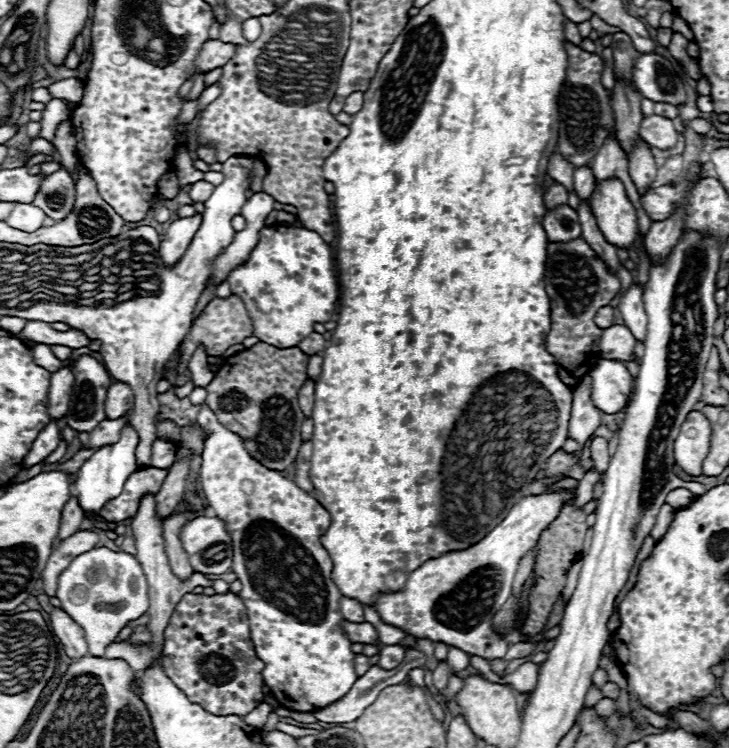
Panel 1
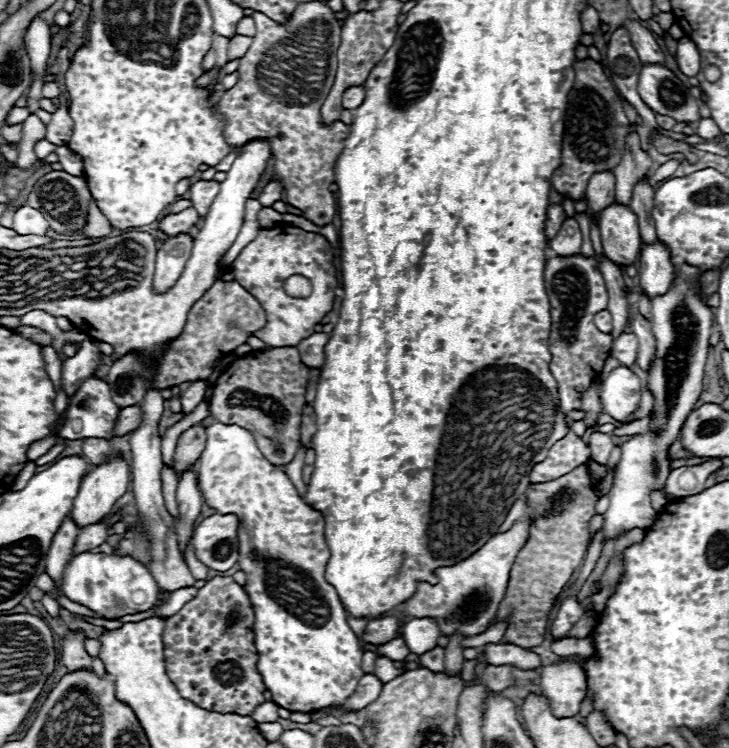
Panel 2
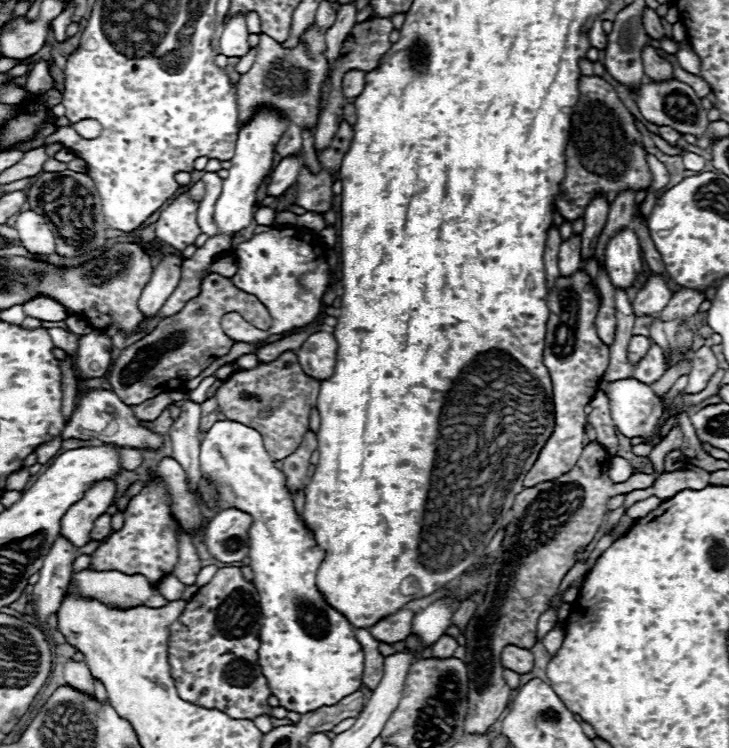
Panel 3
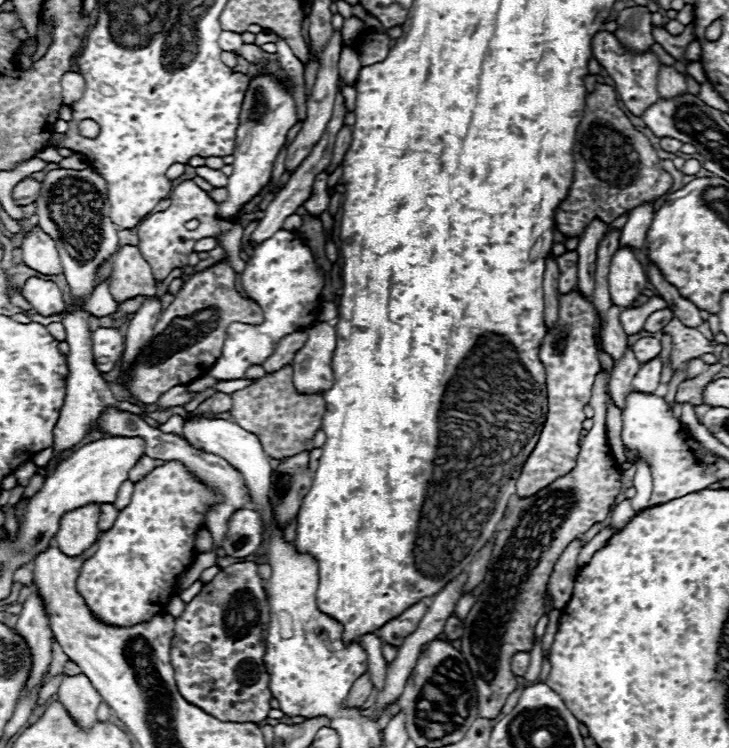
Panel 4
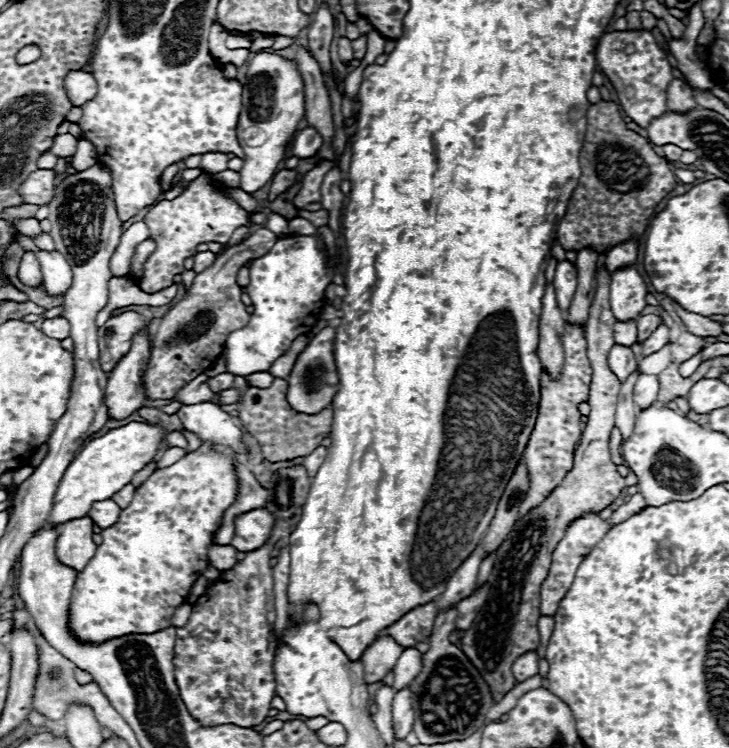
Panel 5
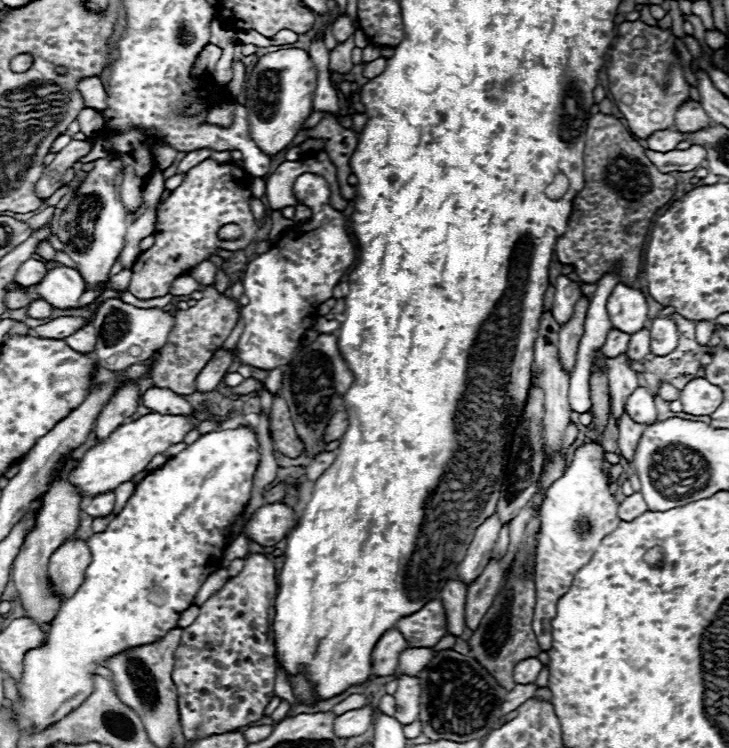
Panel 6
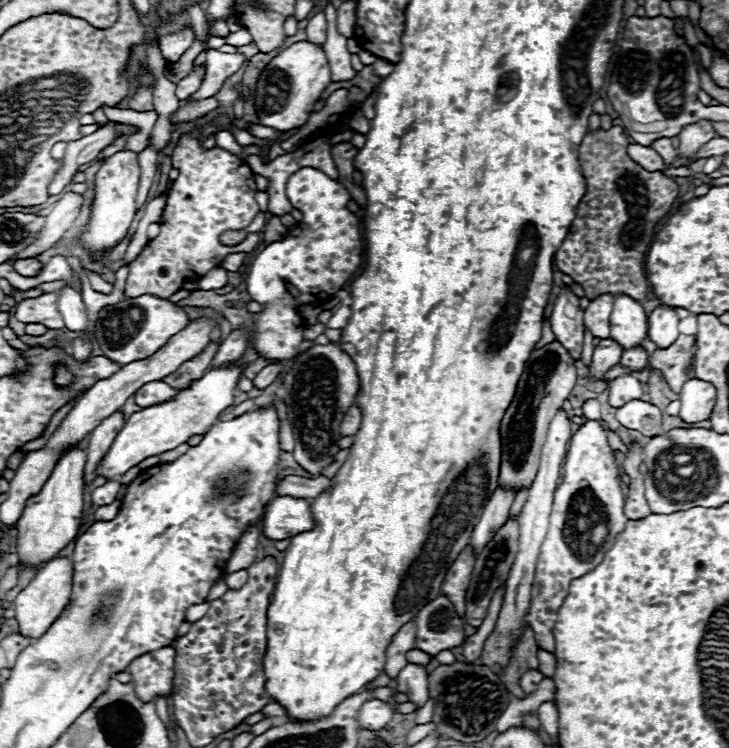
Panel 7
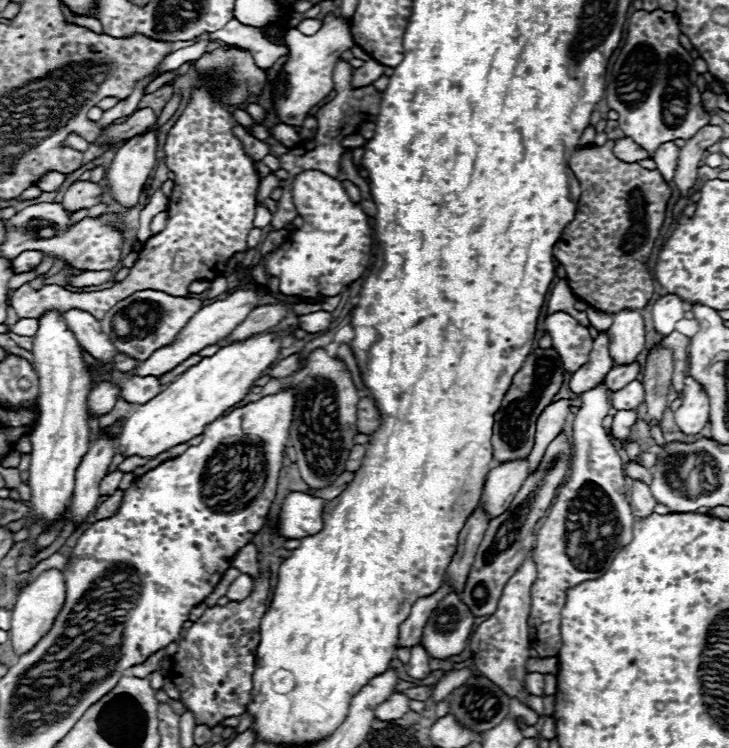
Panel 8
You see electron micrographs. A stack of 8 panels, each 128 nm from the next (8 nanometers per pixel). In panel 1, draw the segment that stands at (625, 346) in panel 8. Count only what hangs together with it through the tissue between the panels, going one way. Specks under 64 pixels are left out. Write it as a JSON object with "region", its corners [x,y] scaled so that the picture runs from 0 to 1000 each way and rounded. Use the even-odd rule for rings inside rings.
{"region":[[[850,238],[818,246],[809,275],[818,289],[820,305],[829,310],[829,318],[837,326],[861,332],[867,324],[875,321],[872,278],[861,267]]]}

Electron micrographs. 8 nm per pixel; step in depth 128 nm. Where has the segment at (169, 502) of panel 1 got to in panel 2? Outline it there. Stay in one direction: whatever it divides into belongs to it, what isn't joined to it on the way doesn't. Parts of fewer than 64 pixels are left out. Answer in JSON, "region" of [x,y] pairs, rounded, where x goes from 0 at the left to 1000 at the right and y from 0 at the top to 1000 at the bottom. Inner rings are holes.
{"region":[[[269,567],[247,580],[241,604],[239,604],[239,628],[241,628],[244,639],[250,636],[250,631],[255,626],[263,626],[272,618],[277,602],[280,602],[280,591],[283,591],[283,578],[280,578],[277,567]]]}

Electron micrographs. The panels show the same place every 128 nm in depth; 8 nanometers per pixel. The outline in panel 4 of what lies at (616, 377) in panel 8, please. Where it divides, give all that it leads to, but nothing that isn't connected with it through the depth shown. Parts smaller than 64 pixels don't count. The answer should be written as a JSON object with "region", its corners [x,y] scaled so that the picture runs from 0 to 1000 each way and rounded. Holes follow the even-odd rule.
{"region":[[[919,412],[903,414],[903,417],[897,417],[897,420],[889,422],[889,428],[883,433],[883,441],[889,441],[889,444],[905,444],[922,425],[925,425],[925,417]]]}

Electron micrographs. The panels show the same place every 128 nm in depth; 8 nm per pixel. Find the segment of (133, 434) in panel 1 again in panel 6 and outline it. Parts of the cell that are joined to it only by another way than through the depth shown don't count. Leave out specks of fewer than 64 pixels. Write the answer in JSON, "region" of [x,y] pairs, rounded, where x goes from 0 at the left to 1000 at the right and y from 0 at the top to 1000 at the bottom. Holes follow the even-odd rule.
{"region":[[[93,719],[69,746],[66,770],[77,791],[91,802],[104,791],[104,786],[115,778],[118,759],[126,749],[123,733],[112,719]]]}

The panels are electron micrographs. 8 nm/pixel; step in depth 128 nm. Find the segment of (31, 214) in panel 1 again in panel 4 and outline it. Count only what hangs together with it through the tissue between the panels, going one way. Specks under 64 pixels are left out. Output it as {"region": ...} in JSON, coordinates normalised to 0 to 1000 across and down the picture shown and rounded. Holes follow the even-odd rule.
{"region":[[[52,289],[33,294],[33,318],[30,318],[30,342],[33,350],[58,364],[58,366],[82,366],[85,353],[77,334],[77,324],[55,305]]]}

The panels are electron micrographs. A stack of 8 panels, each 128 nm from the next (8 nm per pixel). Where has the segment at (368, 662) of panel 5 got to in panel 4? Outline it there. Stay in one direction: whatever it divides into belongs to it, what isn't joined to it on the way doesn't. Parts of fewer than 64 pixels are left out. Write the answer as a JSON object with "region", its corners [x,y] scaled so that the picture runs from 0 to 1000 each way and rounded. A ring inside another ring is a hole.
{"region":[[[497,901],[488,909],[488,914],[483,917],[483,925],[477,928],[477,936],[472,936],[472,944],[477,944],[477,947],[480,944],[497,944],[505,936],[505,930],[510,928],[510,922],[513,922],[513,917],[510,917],[505,901]]]}

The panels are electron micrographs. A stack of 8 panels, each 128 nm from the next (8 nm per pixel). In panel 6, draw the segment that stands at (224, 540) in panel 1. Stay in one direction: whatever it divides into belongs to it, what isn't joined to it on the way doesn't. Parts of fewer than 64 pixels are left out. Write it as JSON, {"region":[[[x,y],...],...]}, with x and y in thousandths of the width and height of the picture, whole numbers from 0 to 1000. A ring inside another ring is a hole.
{"region":[[[365,674],[346,687],[335,714],[357,730],[376,730],[403,706],[406,695],[409,690],[392,674]]]}

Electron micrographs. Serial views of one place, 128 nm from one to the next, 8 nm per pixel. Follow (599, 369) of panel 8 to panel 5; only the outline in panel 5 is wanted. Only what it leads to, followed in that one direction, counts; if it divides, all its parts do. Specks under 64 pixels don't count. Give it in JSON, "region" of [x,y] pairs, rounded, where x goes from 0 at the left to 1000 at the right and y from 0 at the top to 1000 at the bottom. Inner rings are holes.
{"region":[[[861,428],[861,430],[845,430],[842,439],[842,457],[853,460],[853,463],[867,463],[875,452],[875,439],[872,439],[872,428]]]}

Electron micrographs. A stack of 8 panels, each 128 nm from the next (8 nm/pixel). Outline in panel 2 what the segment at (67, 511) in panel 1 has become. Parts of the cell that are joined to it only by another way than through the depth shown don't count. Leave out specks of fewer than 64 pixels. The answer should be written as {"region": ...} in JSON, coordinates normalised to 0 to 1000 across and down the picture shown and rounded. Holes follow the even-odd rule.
{"region":[[[93,687],[85,698],[85,703],[80,706],[77,717],[71,719],[71,730],[66,738],[66,749],[63,749],[63,767],[80,781],[85,781],[85,767],[88,759],[93,757],[93,751],[99,749],[99,733],[102,733],[102,722],[107,717],[107,703],[99,695],[99,690]]]}

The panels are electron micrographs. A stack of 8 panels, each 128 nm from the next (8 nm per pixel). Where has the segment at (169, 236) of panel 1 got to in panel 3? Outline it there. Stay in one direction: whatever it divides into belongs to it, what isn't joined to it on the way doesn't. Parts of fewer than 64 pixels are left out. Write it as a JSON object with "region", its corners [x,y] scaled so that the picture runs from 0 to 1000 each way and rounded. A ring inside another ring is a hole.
{"region":[[[222,340],[209,369],[206,377],[200,380],[200,385],[195,388],[192,396],[192,414],[200,422],[211,422],[225,401],[230,401],[230,396],[241,388],[244,377],[247,377],[247,361],[250,361],[250,340]]]}

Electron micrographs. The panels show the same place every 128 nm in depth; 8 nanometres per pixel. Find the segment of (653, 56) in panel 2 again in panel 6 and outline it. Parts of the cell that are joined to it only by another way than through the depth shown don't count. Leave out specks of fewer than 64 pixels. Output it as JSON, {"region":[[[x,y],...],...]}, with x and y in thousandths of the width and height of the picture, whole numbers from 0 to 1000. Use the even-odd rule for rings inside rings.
{"region":[[[941,134],[941,136],[927,147],[925,168],[927,168],[933,176],[952,176],[952,174],[960,174],[960,171],[971,168],[971,155],[968,155],[966,144],[960,142],[960,136],[955,136],[955,134]]]}

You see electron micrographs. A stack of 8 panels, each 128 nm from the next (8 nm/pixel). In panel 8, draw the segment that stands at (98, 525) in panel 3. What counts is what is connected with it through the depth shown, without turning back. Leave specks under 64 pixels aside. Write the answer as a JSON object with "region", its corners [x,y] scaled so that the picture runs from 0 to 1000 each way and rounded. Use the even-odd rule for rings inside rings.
{"region":[[[154,631],[154,634],[145,634],[137,644],[137,663],[154,663],[159,655],[162,655],[162,647],[167,642],[167,631]]]}

